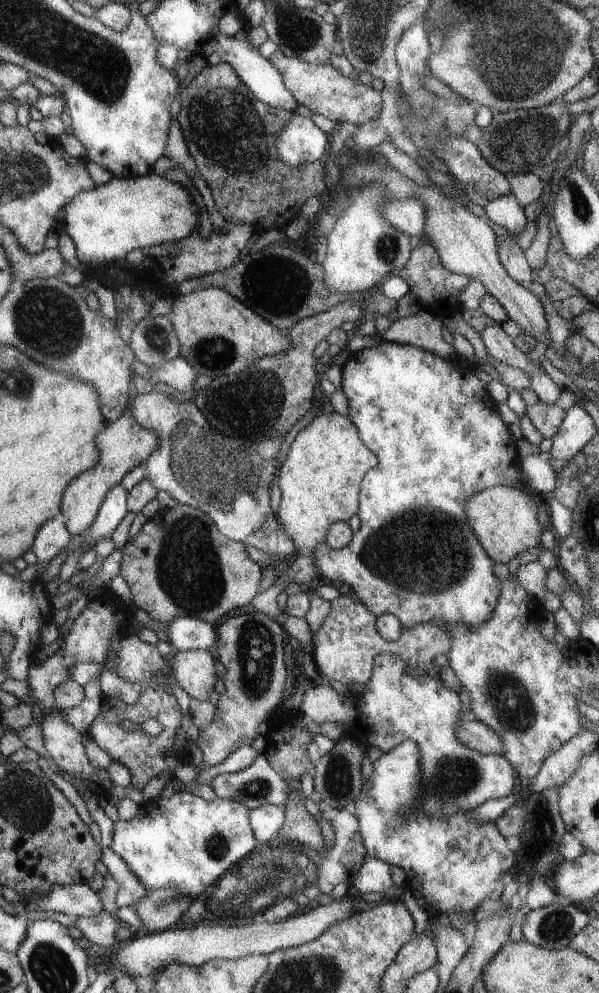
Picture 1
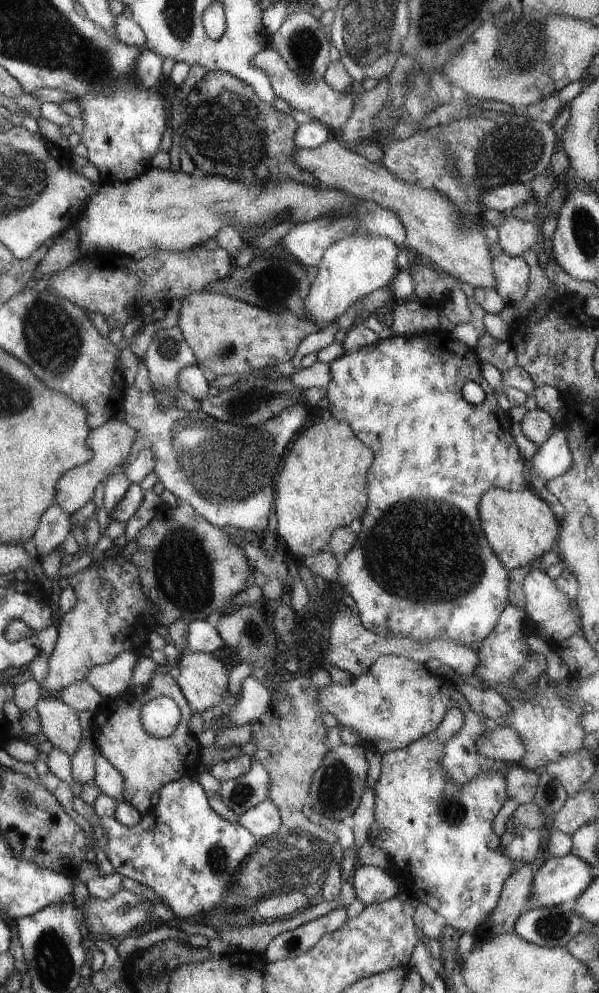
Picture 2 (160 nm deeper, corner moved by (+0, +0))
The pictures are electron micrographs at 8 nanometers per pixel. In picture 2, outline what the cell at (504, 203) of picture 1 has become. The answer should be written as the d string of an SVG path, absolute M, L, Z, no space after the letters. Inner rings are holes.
M508 212L502 213L503 220L495 227L498 232L497 244L503 253L521 257L525 250L534 249L539 230L537 225L513 218Z

